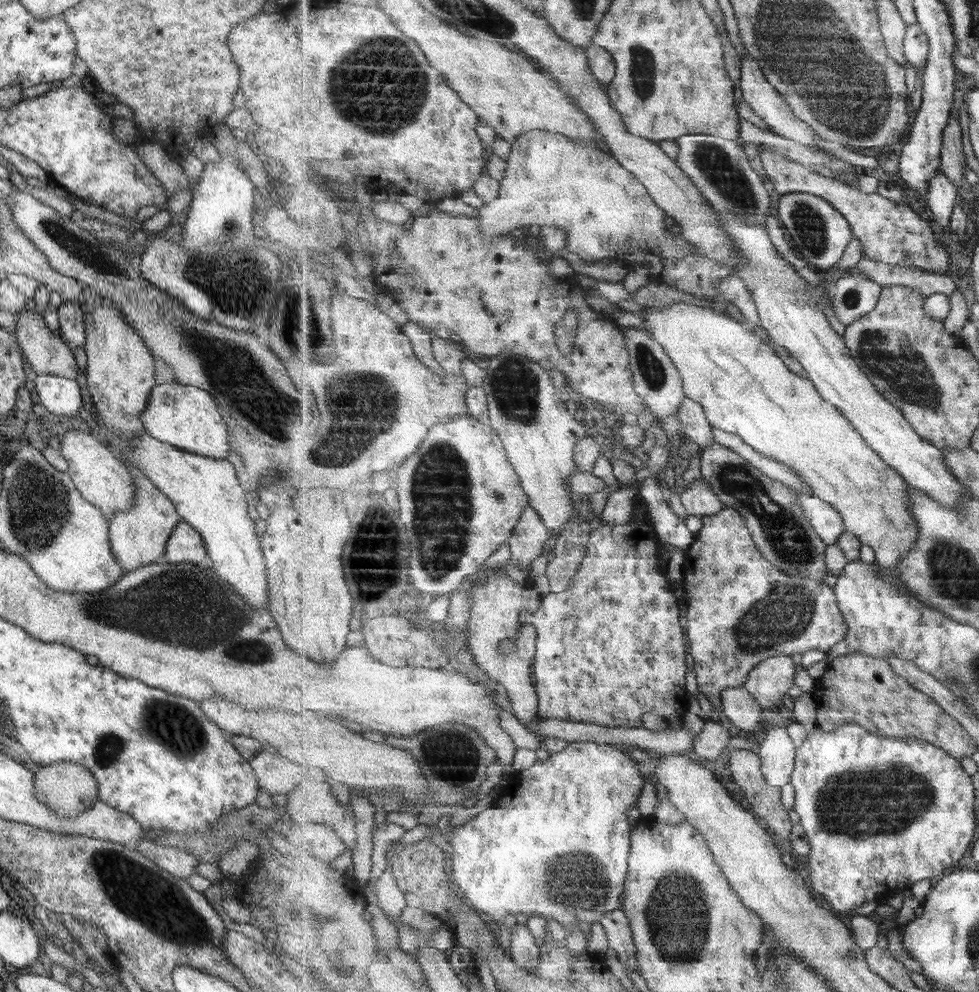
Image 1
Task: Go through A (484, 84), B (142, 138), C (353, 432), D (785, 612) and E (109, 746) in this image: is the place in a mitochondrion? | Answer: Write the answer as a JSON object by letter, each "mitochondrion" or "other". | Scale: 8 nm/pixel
{"A":"other","B":"other","C":"mitochondrion","D":"mitochondrion","E":"mitochondrion"}

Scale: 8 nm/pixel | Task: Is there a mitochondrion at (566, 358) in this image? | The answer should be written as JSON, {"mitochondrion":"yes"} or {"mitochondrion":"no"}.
{"mitochondrion":"no"}

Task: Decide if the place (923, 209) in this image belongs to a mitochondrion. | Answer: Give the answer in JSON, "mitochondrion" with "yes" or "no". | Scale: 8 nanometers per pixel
{"mitochondrion":"no"}

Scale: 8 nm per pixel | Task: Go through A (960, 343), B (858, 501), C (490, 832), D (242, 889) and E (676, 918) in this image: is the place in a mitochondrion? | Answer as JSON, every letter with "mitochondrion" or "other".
{"A":"other","B":"other","C":"other","D":"other","E":"mitochondrion"}

